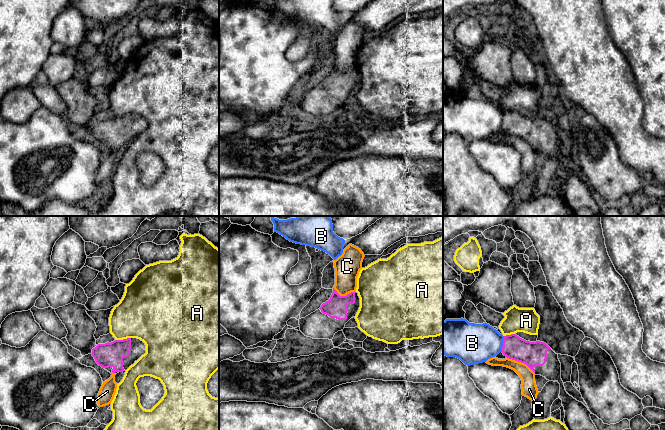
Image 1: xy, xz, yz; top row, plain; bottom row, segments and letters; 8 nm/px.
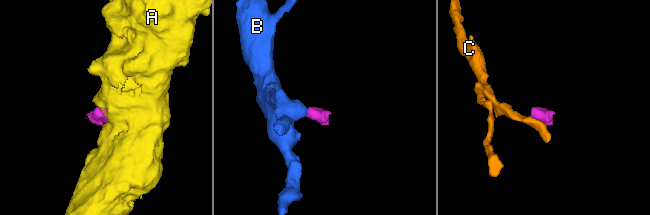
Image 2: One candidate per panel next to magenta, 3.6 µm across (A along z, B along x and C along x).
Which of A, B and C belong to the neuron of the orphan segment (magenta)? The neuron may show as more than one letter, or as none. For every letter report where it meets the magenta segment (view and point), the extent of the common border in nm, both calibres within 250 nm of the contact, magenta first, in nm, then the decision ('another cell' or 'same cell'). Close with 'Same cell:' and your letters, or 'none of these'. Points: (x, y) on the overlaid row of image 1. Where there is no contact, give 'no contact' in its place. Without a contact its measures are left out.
A: meets magenta in xy at (123, 339); contact 130 nm long; 190 nm thick on the magenta side, 400 nm on the other; another cell
B: meets magenta in yz at (503, 344); contact 130 nm long; 200 nm thick on the magenta side, 320 nm on the other; another cell
C: meets magenta in yz at (521, 362); contact 260 nm long; 200 nm thick on the magenta side, 130 nm on the other; another cell
Same cell: none of these

